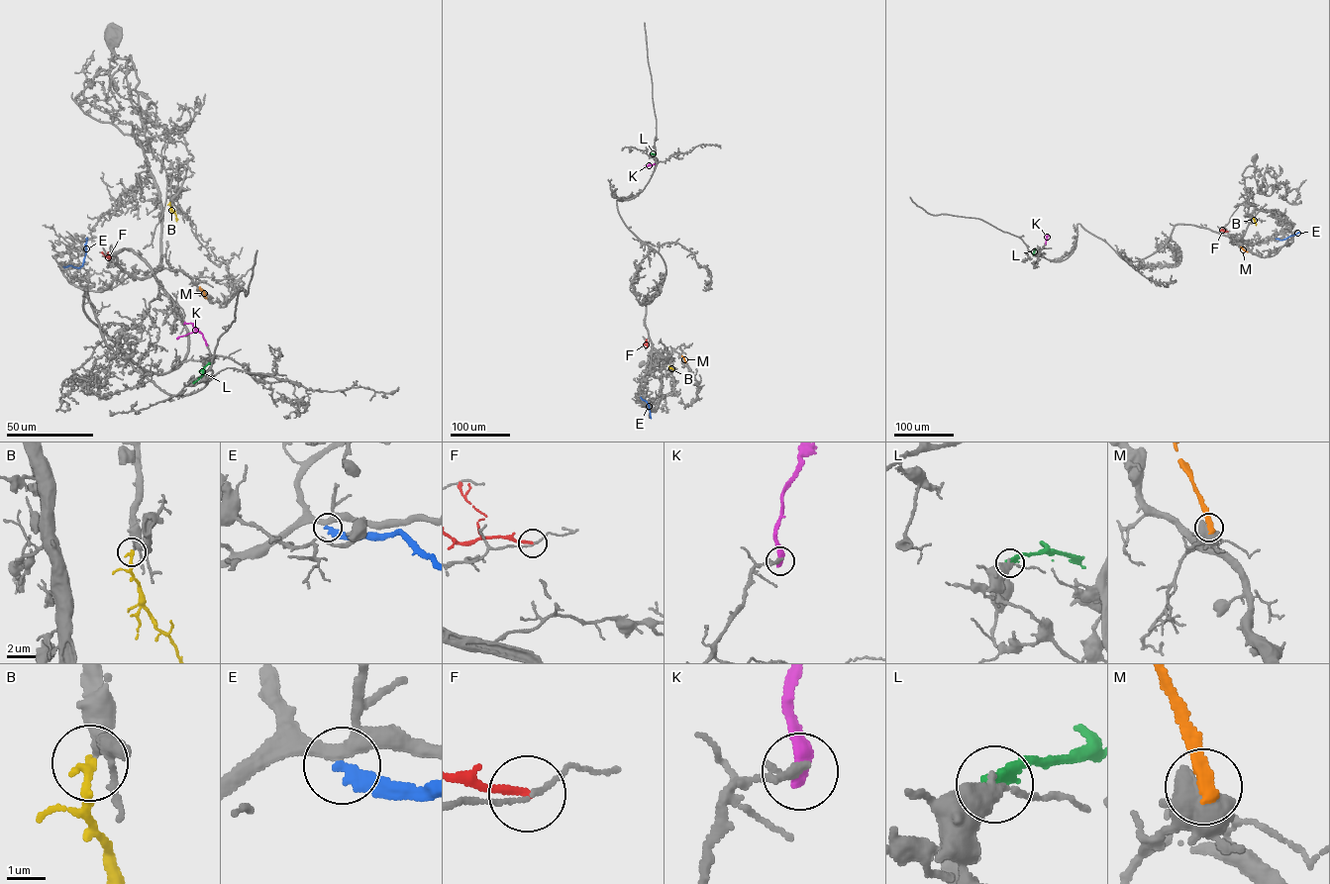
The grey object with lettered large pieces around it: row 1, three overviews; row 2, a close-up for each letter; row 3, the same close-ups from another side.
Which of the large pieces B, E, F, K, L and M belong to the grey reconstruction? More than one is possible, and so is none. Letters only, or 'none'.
B

